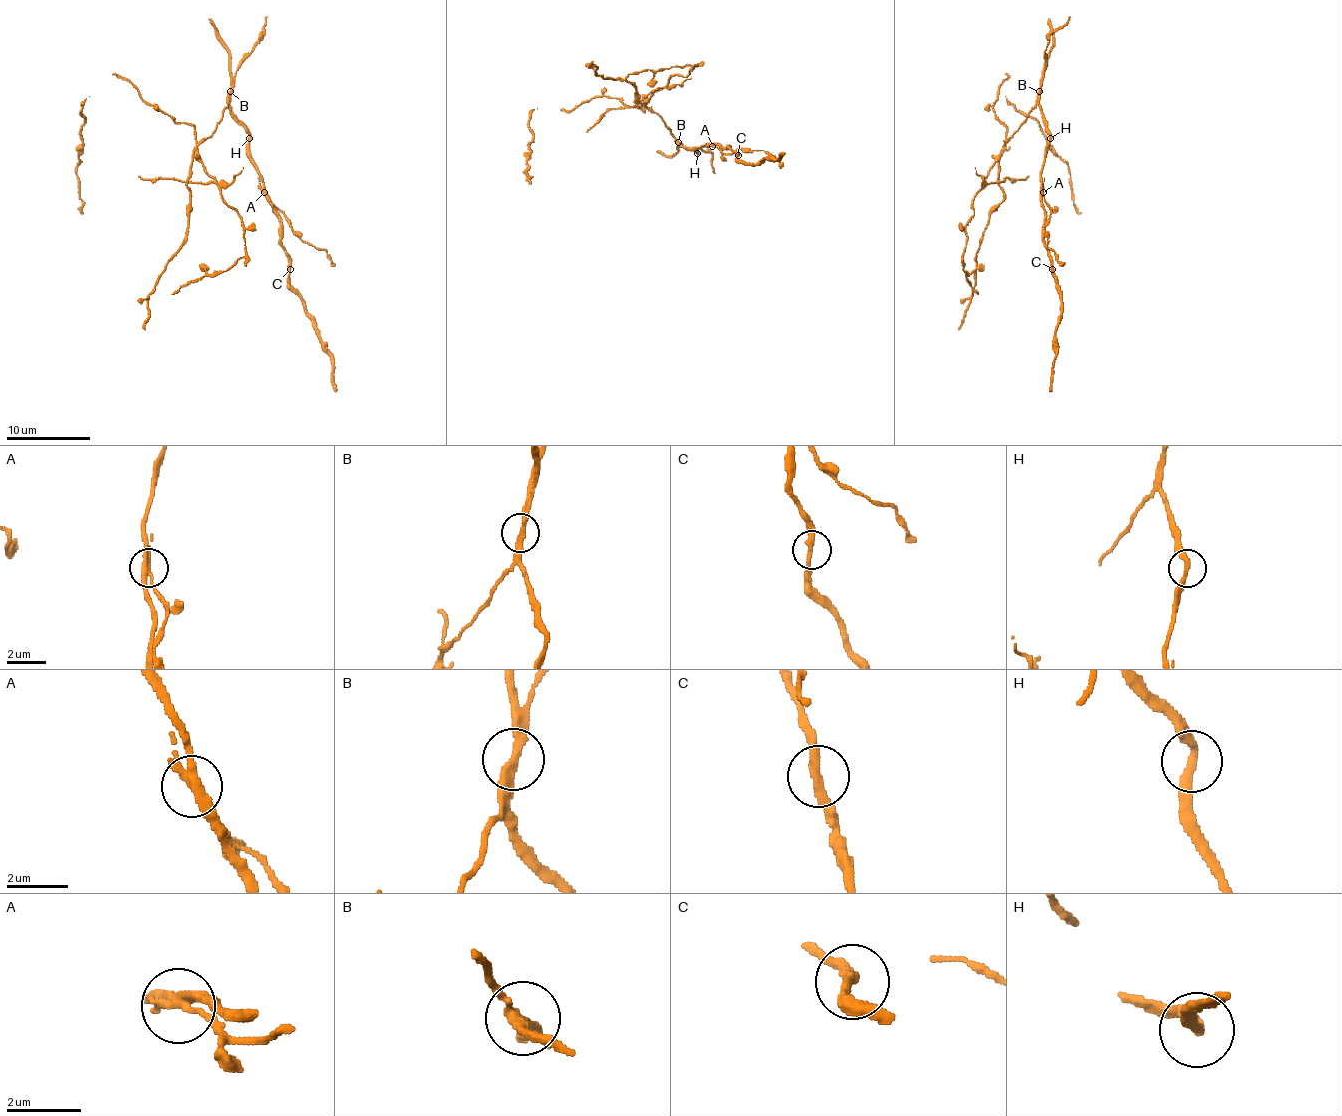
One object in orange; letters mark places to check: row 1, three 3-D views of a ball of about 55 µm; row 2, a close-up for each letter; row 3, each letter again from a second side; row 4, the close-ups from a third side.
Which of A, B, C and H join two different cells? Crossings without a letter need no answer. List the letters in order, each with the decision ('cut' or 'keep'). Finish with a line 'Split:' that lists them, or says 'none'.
A: cut
B: cut
C: keep
H: keep
Split: A, B

